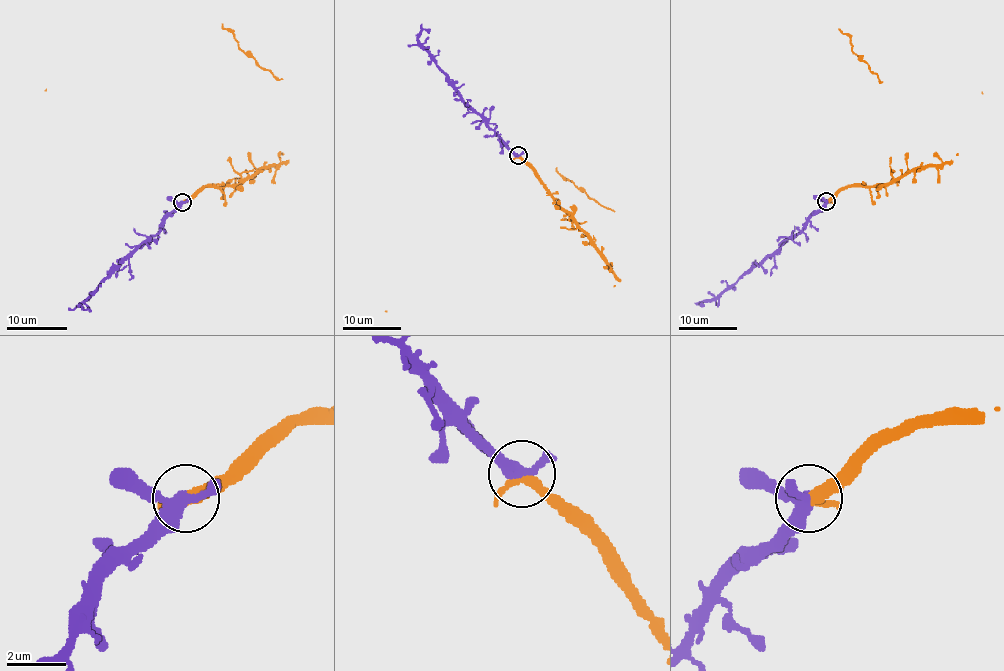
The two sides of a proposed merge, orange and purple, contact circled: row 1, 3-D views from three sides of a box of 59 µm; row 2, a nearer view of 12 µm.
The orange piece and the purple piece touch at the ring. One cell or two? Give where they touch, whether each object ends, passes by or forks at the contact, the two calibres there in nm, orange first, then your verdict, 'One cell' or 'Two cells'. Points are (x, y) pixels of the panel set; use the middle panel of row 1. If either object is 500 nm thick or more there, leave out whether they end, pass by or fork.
Place: (518, 155). At the ring orange passes by. At the ring purple forks. Thickness 280 nm (orange) against 320 nm. One cell

